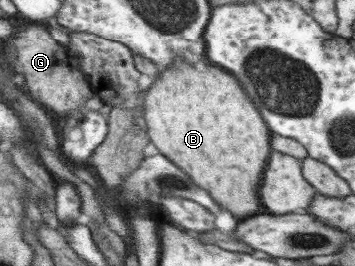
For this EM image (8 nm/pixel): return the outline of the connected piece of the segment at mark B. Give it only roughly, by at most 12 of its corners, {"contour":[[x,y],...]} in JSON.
{"contour":[[176,57],[141,95],[158,152],[262,214],[268,128],[229,71]]}

